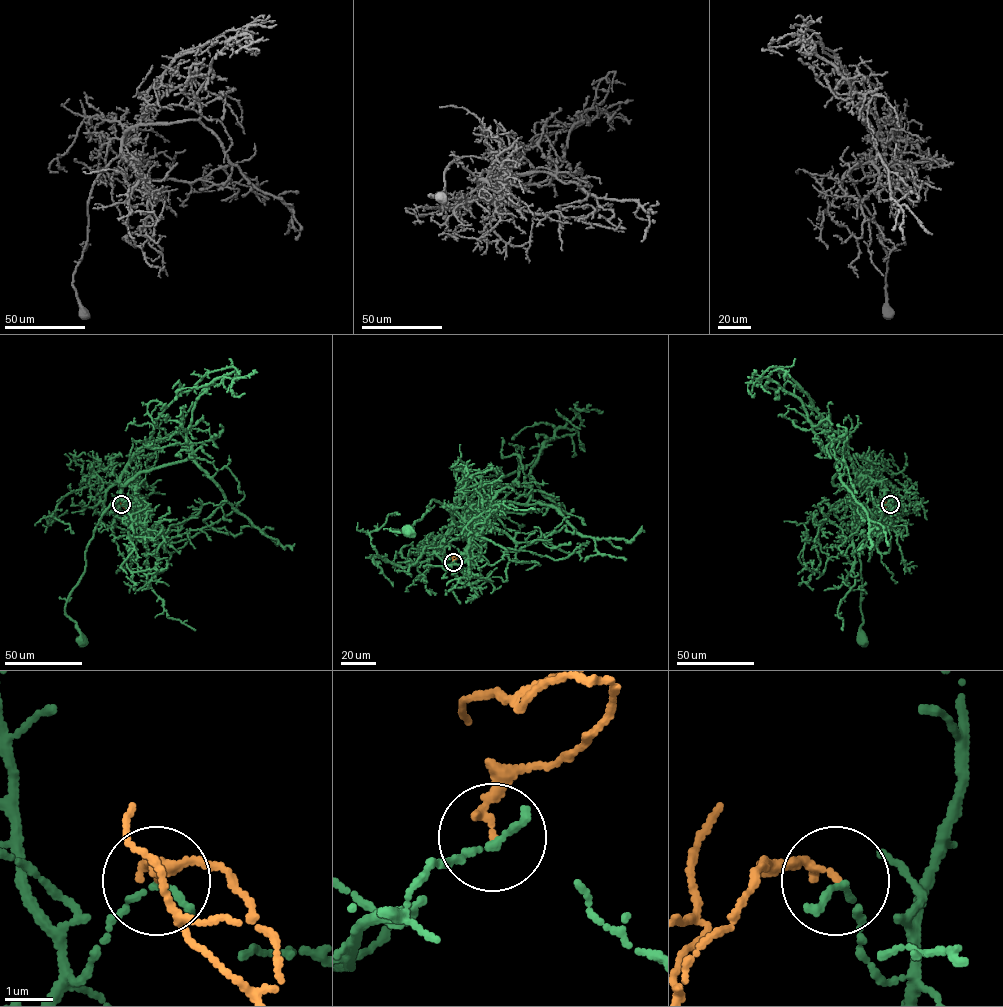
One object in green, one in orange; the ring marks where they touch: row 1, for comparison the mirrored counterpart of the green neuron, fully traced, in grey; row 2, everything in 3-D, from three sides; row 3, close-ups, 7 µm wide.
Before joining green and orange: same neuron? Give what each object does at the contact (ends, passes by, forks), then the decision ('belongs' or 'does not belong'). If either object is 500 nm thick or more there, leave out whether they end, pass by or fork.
green ends there; orange ends there; does not belong

